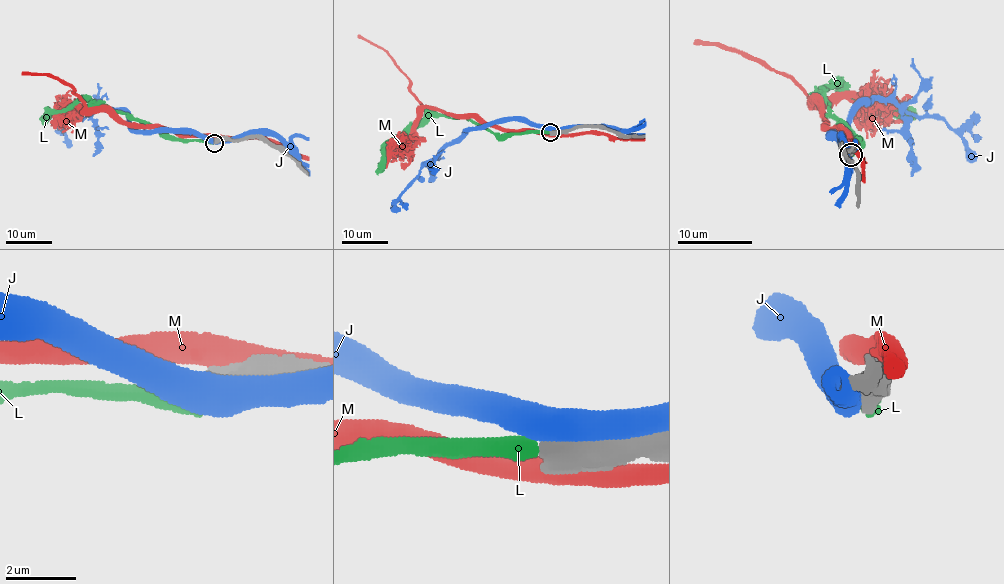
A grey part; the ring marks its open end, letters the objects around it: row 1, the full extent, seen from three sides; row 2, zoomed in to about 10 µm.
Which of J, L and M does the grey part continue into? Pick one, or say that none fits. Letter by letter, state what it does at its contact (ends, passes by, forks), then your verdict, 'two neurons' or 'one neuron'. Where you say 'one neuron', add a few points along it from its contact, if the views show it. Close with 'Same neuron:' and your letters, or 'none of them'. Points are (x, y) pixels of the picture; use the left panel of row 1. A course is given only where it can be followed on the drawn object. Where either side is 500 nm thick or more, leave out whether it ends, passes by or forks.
J: two neurons
L: one neuron; course (213, 142), (171, 139), (151, 125), (111, 110), (102, 103), (85, 100), (53, 110), (41, 119)
M: two neurons
Same neuron: L

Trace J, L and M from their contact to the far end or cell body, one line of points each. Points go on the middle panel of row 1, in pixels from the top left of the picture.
J: (556, 130), (517, 120), (491, 121), (473, 127), (447, 143), (420, 170), (400, 197), (400, 202), (406, 208)
L: (549, 132), (497, 135), (467, 119), (425, 116), (411, 123), (389, 143), (385, 163), (377, 175)
M: (555, 135), (513, 131), (483, 124), (473, 115), (424, 107), (395, 60), (358, 35)

